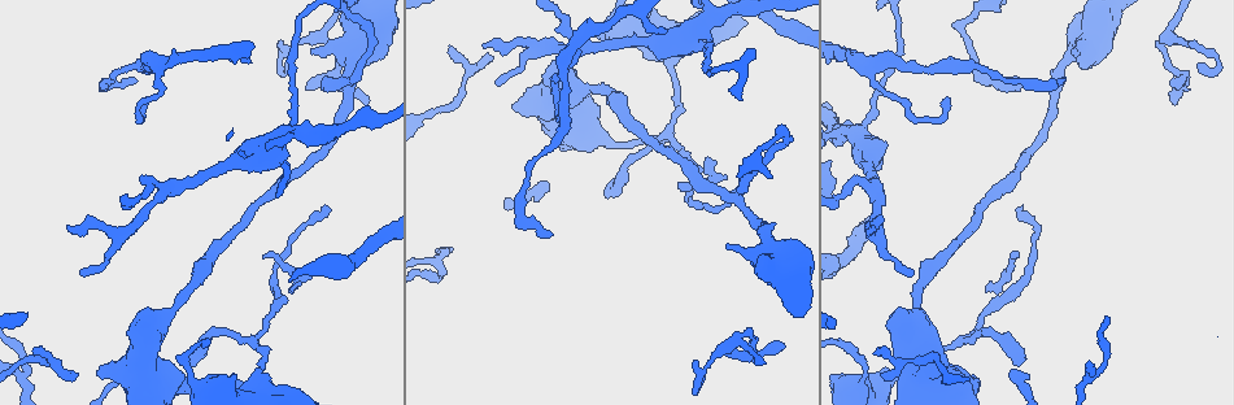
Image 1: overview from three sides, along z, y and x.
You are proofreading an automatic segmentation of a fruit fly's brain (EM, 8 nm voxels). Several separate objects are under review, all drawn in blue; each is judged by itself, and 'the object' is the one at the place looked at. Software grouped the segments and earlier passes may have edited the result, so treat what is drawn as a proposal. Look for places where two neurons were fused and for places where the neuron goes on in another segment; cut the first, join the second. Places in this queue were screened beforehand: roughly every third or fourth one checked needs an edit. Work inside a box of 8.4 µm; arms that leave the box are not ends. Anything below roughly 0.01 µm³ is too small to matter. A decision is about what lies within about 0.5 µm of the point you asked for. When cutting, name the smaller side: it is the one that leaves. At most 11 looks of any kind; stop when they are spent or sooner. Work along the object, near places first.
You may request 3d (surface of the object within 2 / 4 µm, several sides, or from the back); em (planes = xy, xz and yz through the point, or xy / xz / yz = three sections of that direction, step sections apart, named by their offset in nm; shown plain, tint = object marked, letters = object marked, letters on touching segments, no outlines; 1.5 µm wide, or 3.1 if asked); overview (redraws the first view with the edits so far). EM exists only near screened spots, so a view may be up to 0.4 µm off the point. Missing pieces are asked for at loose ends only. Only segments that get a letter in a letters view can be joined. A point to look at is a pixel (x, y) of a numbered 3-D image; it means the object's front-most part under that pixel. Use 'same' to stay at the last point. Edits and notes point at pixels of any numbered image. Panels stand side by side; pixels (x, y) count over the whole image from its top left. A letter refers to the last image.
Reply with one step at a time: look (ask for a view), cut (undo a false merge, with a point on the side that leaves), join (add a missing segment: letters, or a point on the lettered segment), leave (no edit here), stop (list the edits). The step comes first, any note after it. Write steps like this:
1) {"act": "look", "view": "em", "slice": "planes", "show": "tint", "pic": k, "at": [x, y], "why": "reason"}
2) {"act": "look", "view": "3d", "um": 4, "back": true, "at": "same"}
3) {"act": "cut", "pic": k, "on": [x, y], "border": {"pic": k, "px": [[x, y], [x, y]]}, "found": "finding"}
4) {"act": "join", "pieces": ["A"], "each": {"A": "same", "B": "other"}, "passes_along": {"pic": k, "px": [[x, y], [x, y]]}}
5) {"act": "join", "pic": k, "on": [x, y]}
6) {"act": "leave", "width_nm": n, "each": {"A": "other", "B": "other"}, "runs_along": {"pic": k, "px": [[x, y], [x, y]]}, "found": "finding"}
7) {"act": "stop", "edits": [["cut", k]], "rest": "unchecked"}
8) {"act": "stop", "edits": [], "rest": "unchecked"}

{"act": "look", "view": "em", "slice": "yz", "step": 4, "show": "letters", "pic": 1, "at": [680, 186], "why": "branch stops here"}

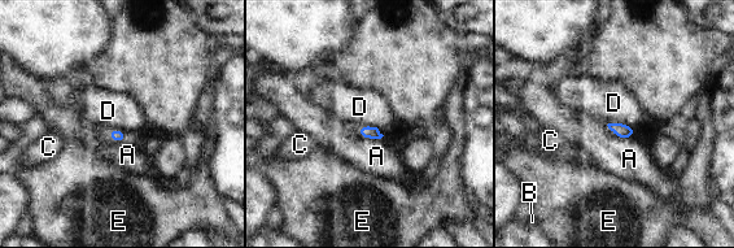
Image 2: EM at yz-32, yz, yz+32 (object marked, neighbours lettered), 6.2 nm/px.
{"act": "look", "view": "em", "slice": "planes", "show": "letters", "at": "same", "why": "cut it another way"}

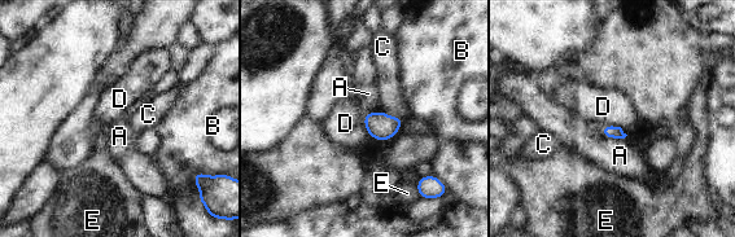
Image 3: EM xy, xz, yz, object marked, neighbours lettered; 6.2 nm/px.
{"act": "leave", "each": {"A": "other", "B": "other", "C": "other", "D": "other", "E": "other"}, "found": "none of them fits"}

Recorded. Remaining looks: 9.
{"act": "look", "view": "em", "slice": "planes", "show": "letters", "pic": 1, "at": [31, 351], "why": "free end"}

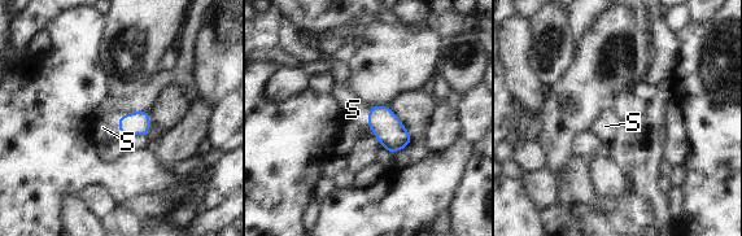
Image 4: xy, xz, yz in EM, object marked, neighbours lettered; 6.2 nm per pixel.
{"act": "join", "pieces": ["S"], "each": {"S": "same"}, "passes_along": {"pic": 4, "px": [[385, 126], [369, 113], [353, 109]]}, "found": "it goes on there"}

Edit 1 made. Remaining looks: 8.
{"act": "look", "view": "overview"}

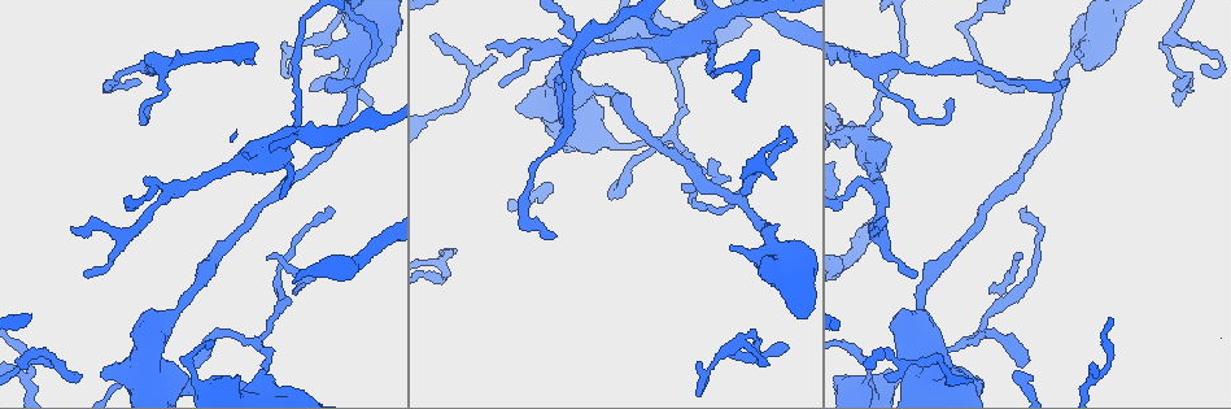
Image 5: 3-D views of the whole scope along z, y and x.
{"act": "look", "view": "em", "slice": "planes", "show": "letters", "pic": 5, "at": [193, 373], "why": "abrupt turn"}

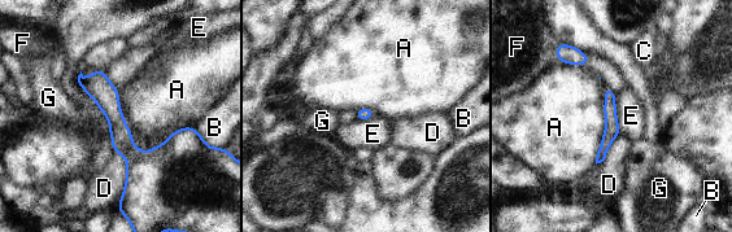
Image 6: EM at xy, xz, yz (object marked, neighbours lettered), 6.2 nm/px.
{"act": "leave", "width_nm": 80, "each": {"A": "other", "B": "other", "C": "other", "D": "other", "E": "other", "F": "other", "G": "other"}, "border": {"pic": 6, "px": [[605, 86], [604, 134], [595, 163]]}, "found": "all the same neuron"}

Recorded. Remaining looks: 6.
{"act": "look", "view": "3d", "um": 4, "back": true, "pic": 5, "at": [670, 32], "why": "thin end"}

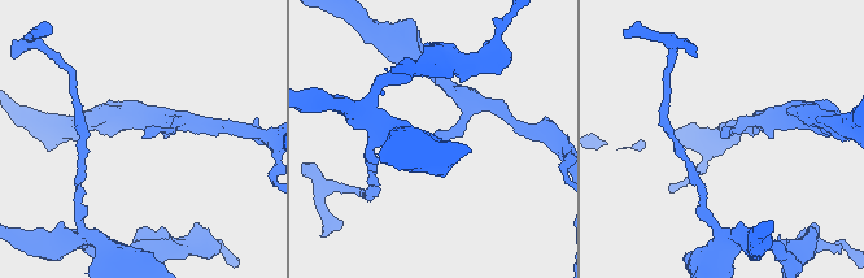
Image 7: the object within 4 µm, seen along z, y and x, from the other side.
{"act": "look", "view": "em", "slice": "planes", "show": "letters", "pic": 7, "at": [726, 138], "why": "need the tissue"}

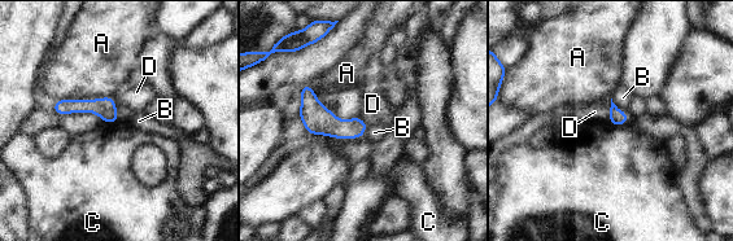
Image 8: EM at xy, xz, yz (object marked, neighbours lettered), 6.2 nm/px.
{"act": "leave", "width_nm": 100, "each": {"A": "other", "B": "other", "C": "other", "D": "other"}, "runs_along": {"pic": 8, "px": [[56, 106], [101, 106], [114, 119]]}, "found": "none of them fits"}

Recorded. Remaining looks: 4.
{"act": "stop", "edits": [["join", 4]], "rest": "unchecked"}

